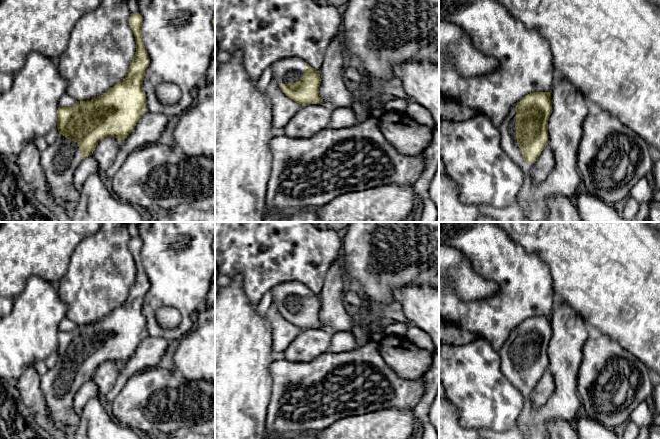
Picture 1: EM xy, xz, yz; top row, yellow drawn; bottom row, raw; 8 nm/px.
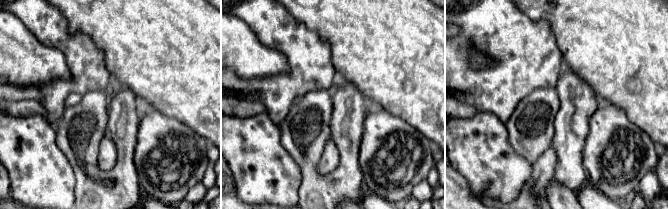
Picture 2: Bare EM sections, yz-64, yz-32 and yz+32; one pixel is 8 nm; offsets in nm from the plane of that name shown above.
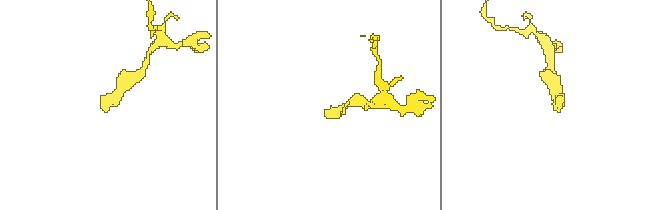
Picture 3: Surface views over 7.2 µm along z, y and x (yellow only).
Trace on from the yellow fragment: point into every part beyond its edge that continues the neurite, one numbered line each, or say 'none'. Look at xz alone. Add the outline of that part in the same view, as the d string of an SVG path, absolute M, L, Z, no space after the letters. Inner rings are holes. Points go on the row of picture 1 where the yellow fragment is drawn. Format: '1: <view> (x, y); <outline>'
1: xz (286, 71); M286 58L271 65L272 79L280 89L281 84L294 84L305 75L305 61L299 58ZM280 89L281 90L281 89ZM281 90L283 93L283 91ZM283 93L284 94L284 93Z

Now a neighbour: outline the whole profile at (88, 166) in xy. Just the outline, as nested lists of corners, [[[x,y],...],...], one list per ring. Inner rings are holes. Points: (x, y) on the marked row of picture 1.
[[[90,155],[82,160],[74,172],[72,181],[74,189],[80,192],[87,178],[93,174],[100,174],[100,172],[96,159]]]

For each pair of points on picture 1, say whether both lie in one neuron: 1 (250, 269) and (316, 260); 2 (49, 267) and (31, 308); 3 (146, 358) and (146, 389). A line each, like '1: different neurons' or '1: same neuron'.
1: same neuron
2: different neurons
3: different neurons

